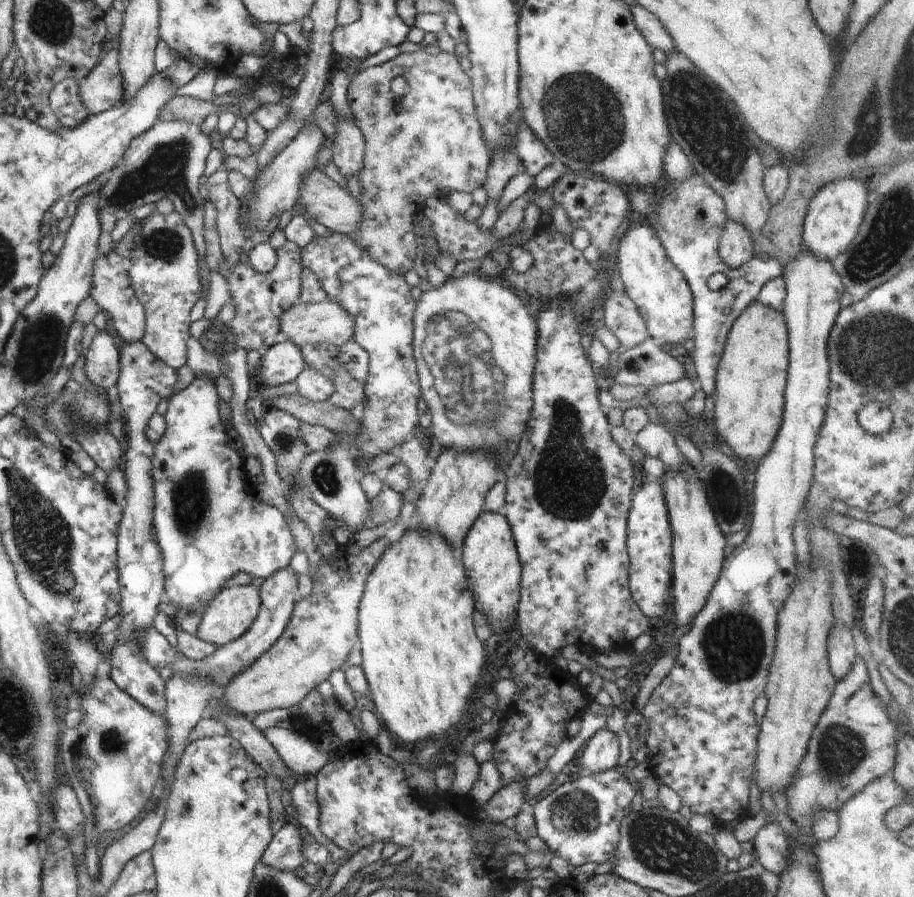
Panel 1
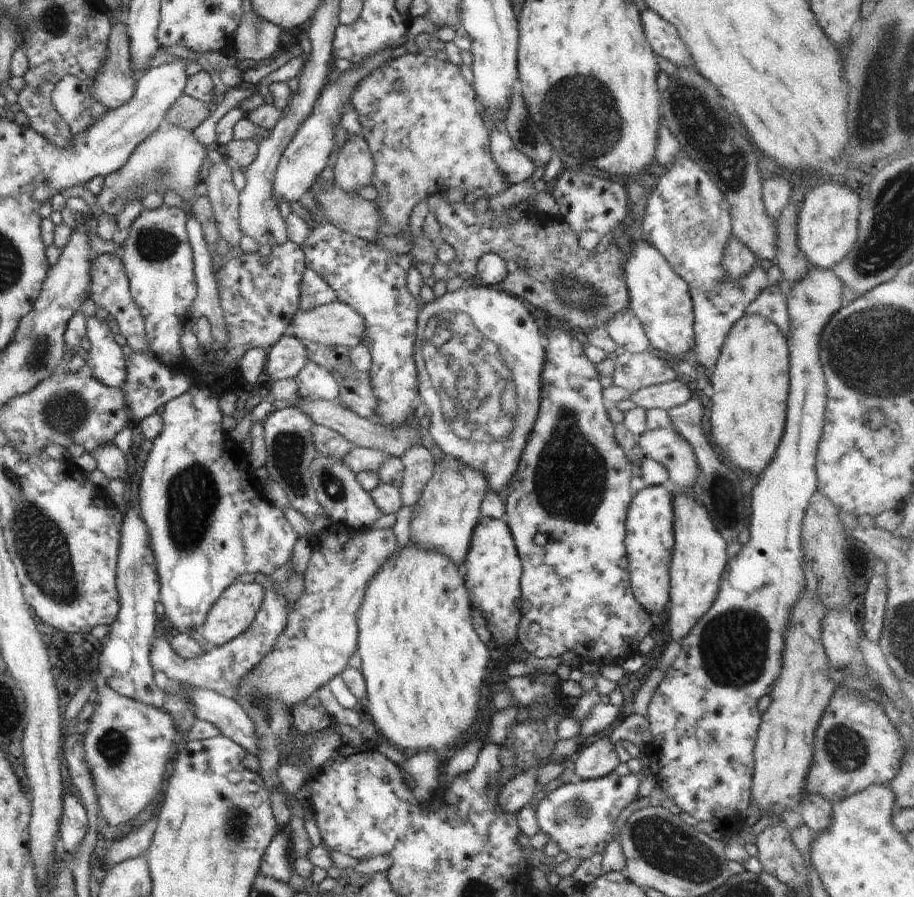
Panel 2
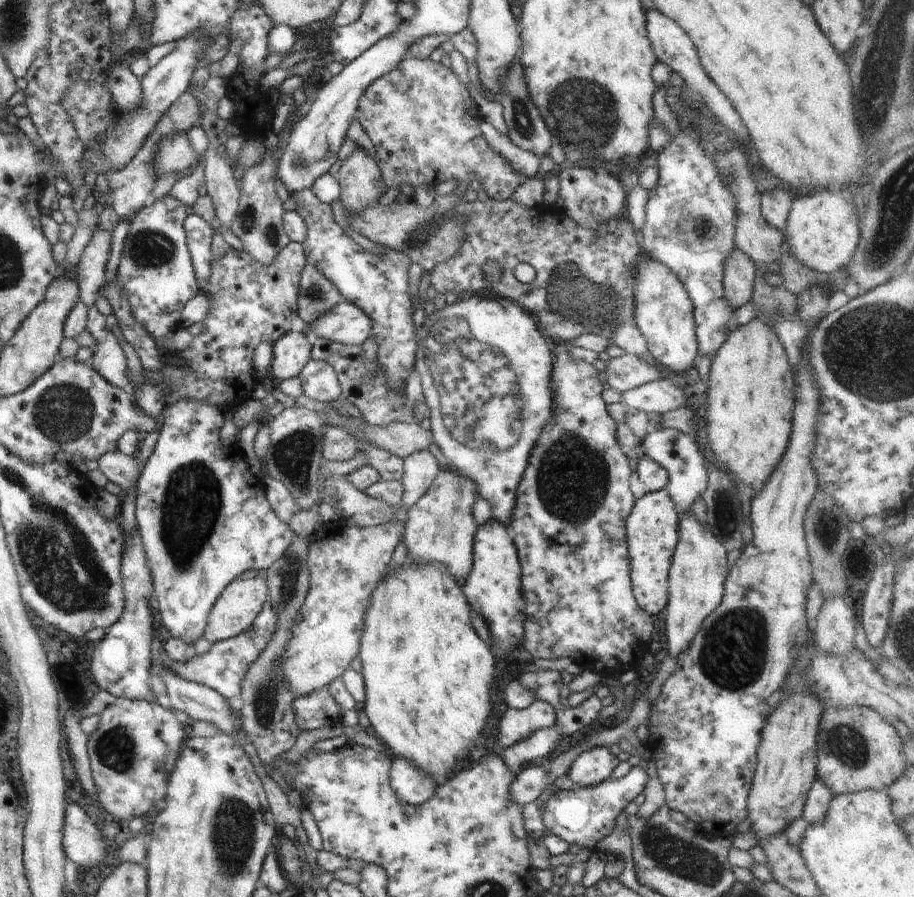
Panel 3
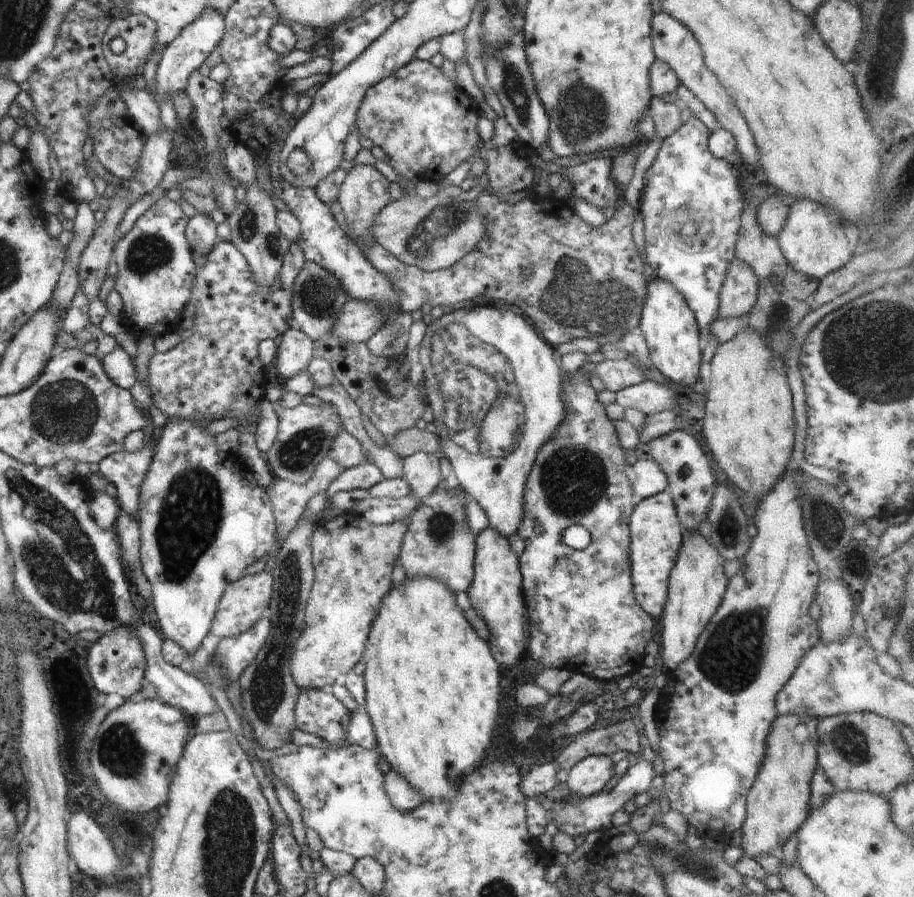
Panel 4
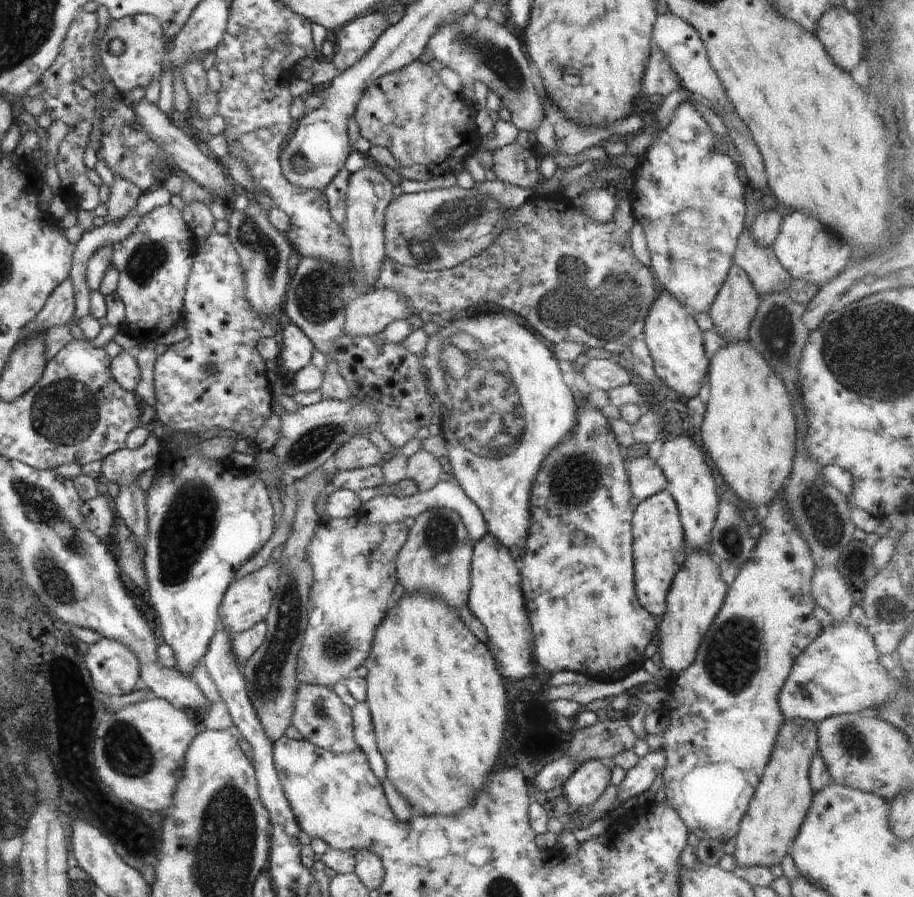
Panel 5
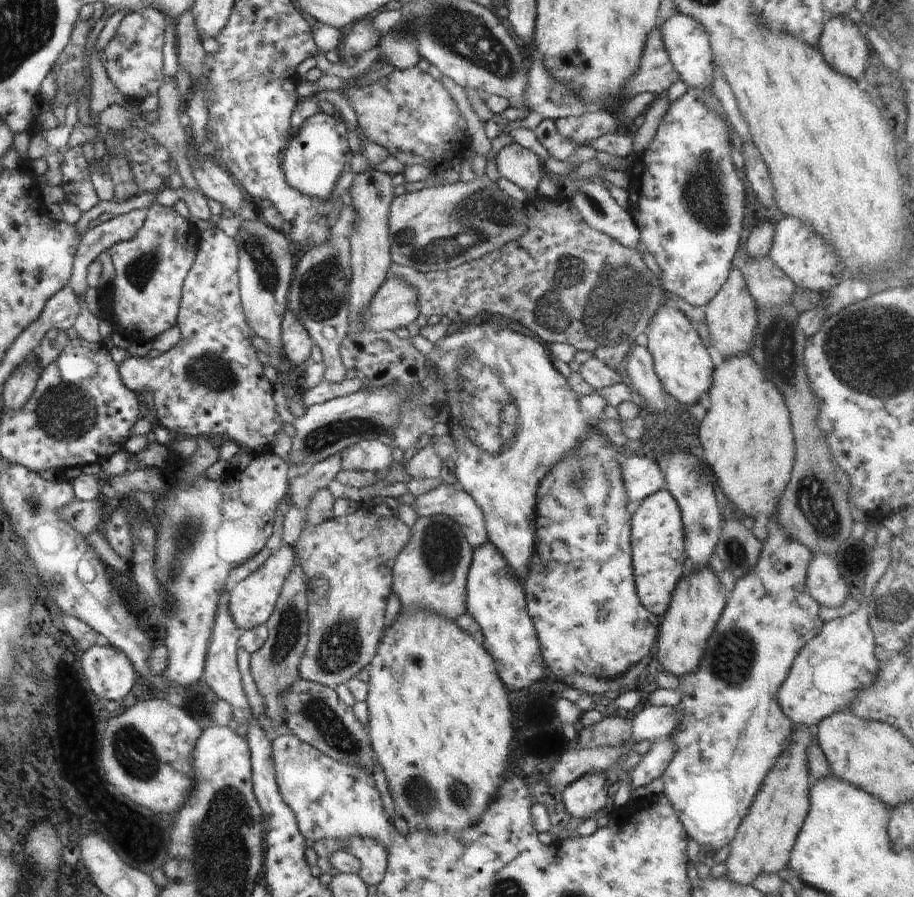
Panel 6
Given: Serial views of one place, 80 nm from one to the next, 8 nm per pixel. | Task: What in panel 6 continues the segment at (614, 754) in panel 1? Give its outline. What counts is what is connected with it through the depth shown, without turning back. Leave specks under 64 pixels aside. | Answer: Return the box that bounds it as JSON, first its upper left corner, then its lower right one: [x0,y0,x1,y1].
[562,771,610,818]

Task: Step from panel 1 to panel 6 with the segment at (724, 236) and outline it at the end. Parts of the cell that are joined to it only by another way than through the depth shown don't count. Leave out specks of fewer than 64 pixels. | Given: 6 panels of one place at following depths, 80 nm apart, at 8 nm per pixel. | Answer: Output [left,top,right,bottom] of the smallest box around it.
[702,266,758,357]

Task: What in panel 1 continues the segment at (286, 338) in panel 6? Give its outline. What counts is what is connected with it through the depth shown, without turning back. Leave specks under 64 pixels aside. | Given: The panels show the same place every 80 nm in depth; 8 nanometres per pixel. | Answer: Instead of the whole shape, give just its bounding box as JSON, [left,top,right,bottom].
[258,341,307,387]

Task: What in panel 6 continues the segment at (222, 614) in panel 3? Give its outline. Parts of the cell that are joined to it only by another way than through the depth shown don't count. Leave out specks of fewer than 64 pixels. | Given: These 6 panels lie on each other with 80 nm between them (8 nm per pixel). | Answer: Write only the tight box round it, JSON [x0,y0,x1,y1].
[224,546,296,630]

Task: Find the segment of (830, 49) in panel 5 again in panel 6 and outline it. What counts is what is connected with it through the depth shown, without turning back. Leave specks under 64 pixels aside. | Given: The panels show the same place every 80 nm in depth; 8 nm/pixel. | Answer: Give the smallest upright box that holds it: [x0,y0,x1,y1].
[818,16,869,81]

